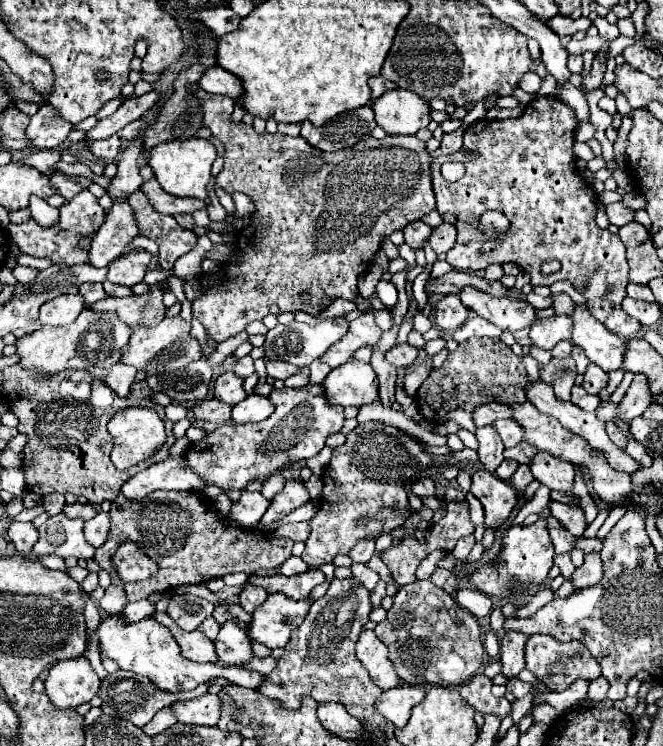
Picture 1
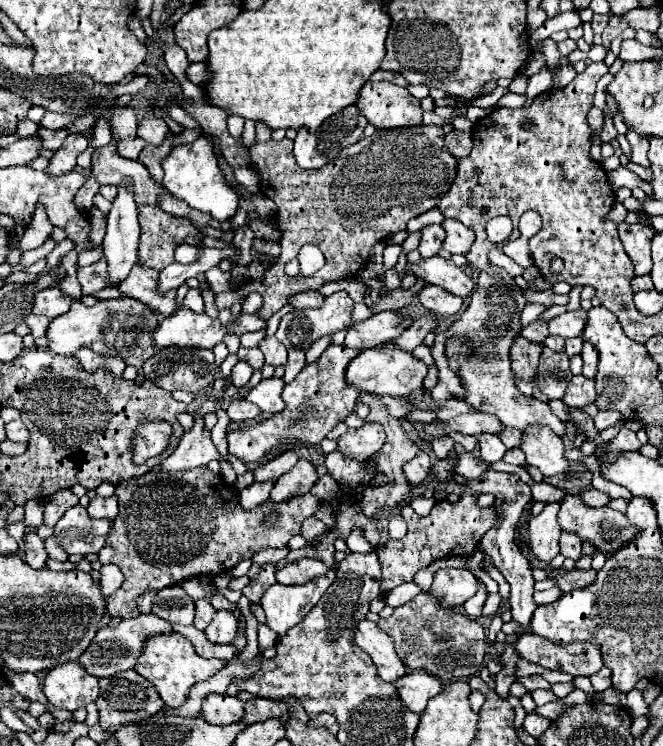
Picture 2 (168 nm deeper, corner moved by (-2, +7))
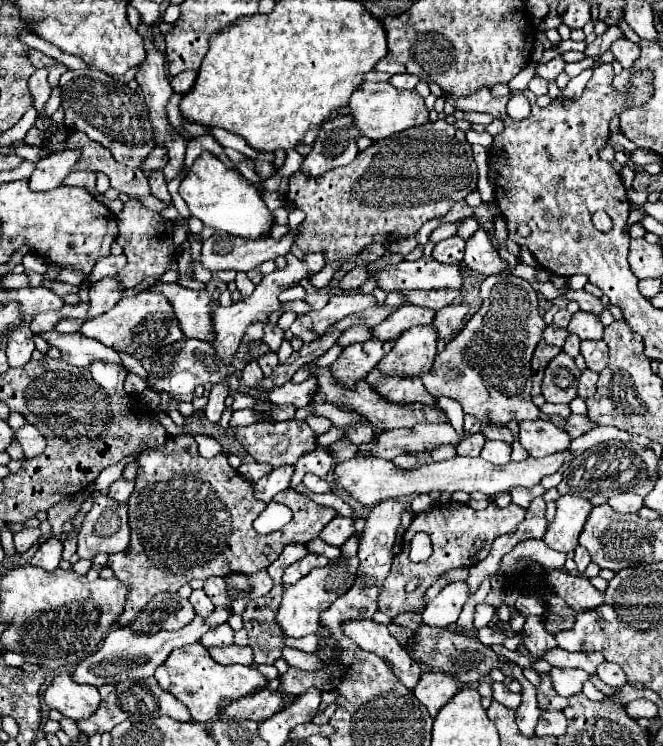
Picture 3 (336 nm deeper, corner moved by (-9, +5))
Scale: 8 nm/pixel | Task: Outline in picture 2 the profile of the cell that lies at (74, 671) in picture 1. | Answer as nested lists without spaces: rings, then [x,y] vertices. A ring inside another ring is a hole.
[[[67,662],[47,672],[43,694],[53,706],[75,712],[77,708],[85,708],[89,702],[97,700],[99,684],[79,662]]]

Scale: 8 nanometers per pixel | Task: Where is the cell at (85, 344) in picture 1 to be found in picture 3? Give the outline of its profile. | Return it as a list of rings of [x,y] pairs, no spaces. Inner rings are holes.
[[[140,292],[132,298],[122,298],[106,314],[88,318],[82,324],[80,334],[102,342],[102,344],[114,348],[116,352],[126,352],[126,354],[134,356],[136,360],[150,358],[150,354],[154,354],[154,350],[160,350],[166,344],[178,342],[184,336],[170,302],[162,294],[154,294],[154,292]]]

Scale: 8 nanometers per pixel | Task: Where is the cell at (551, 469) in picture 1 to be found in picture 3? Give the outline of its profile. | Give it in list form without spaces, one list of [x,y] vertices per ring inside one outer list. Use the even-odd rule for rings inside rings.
[[[546,420],[520,422],[518,440],[528,450],[528,454],[534,458],[558,454],[562,450],[568,450],[568,446],[570,446],[568,432],[560,430],[558,426],[554,426],[552,422],[546,422]]]

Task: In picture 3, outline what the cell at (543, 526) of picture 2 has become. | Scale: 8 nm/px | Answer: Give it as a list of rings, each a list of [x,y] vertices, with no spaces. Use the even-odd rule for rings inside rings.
[[[560,496],[556,500],[556,516],[548,524],[546,534],[542,540],[546,546],[558,552],[572,552],[578,546],[578,534],[586,522],[586,514],[590,512],[592,504],[578,496]]]

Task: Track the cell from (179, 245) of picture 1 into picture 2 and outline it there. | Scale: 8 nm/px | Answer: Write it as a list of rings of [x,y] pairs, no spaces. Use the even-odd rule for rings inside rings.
[[[155,204],[139,208],[139,264],[143,268],[163,270],[173,260],[173,252],[183,238],[189,234],[199,234],[195,226],[185,218],[175,218]]]

